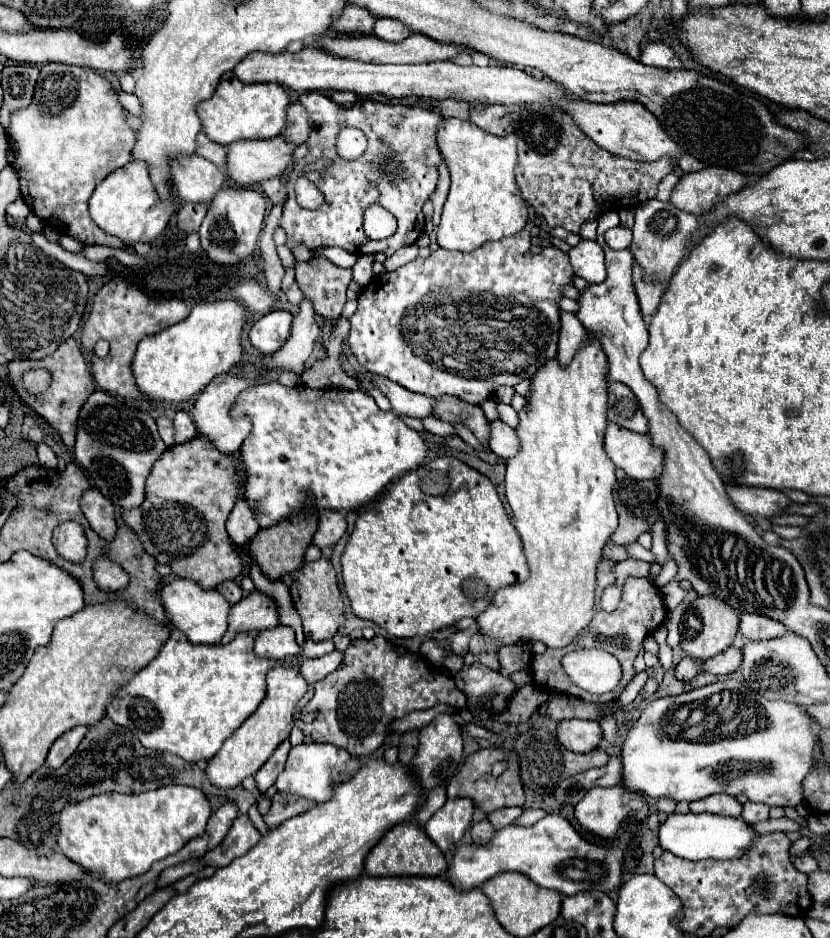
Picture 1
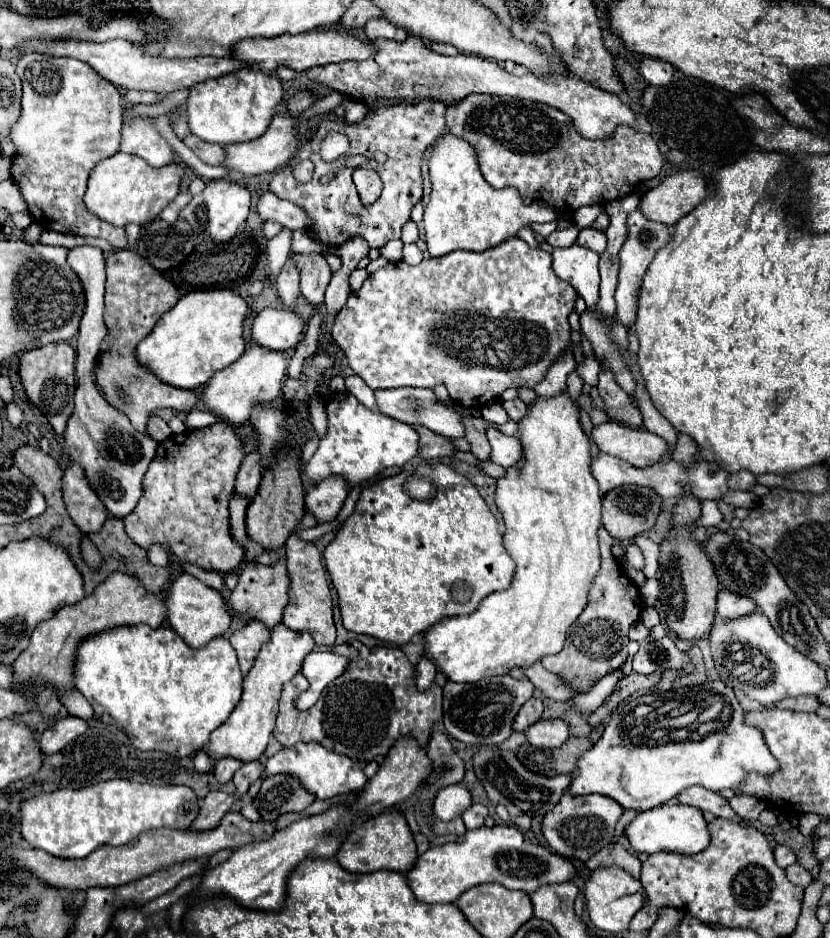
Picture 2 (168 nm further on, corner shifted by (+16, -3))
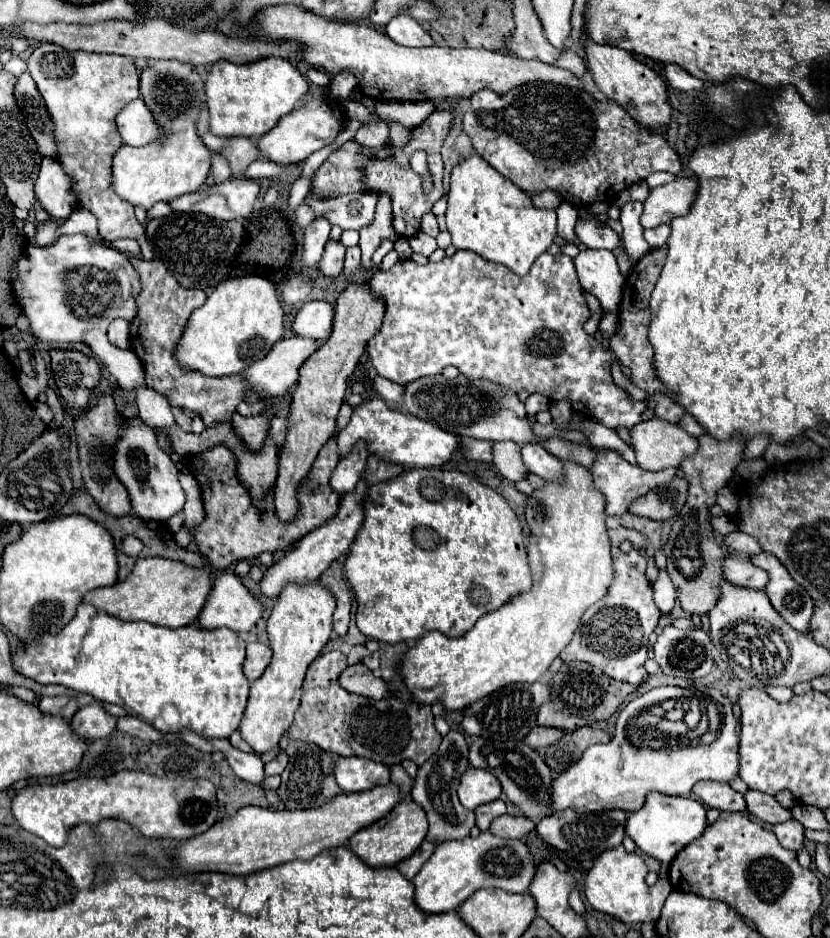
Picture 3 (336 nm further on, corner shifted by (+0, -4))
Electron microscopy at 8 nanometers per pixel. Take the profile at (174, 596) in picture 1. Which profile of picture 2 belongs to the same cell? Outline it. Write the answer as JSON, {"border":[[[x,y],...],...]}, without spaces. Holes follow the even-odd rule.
{"border":[[[186,572],[172,582],[166,594],[166,604],[168,604],[168,622],[184,638],[184,642],[194,648],[204,646],[206,642],[210,642],[216,636],[222,636],[230,628],[232,614],[226,608],[224,596],[218,590],[204,586],[204,582]]]}

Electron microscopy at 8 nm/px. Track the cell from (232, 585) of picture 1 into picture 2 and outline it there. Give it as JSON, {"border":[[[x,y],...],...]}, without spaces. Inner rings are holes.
{"border":[[[184,562],[182,568],[184,568],[184,572],[200,578],[204,584],[208,584],[208,586],[212,586],[216,590],[224,590],[224,576],[220,572],[206,572],[206,570],[190,564],[190,562]]]}

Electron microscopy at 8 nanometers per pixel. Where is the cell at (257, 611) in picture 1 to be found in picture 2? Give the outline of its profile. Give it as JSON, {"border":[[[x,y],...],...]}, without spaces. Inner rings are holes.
{"border":[[[278,560],[272,566],[246,564],[240,574],[238,586],[230,592],[228,610],[248,614],[248,616],[264,622],[268,628],[272,628],[282,620],[284,606],[288,604],[288,586],[290,586],[290,578],[288,578],[288,570],[286,570],[286,560]]]}

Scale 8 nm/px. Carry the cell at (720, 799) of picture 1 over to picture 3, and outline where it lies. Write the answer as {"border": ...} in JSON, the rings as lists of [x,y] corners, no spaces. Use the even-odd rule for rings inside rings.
{"border":[[[700,781],[694,787],[694,795],[706,807],[716,807],[720,811],[746,811],[746,803],[744,803],[742,793],[736,793],[728,783]]]}

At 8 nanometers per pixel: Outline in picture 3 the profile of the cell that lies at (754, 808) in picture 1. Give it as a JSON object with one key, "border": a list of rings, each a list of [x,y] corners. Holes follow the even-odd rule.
{"border":[[[746,791],[744,799],[746,799],[746,805],[748,805],[748,811],[754,817],[758,817],[760,821],[776,825],[776,823],[784,823],[784,821],[792,819],[792,813],[788,809],[782,809],[778,805],[778,801],[772,795],[768,795],[768,793]]]}

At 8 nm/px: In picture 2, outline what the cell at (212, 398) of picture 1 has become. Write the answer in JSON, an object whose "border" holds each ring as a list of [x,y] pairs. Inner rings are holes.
{"border":[[[264,346],[248,348],[228,370],[220,370],[202,390],[202,406],[210,412],[216,412],[224,422],[232,426],[242,426],[250,418],[250,412],[258,404],[268,404],[280,396],[284,378],[286,378],[288,358],[286,352],[268,350]]]}

